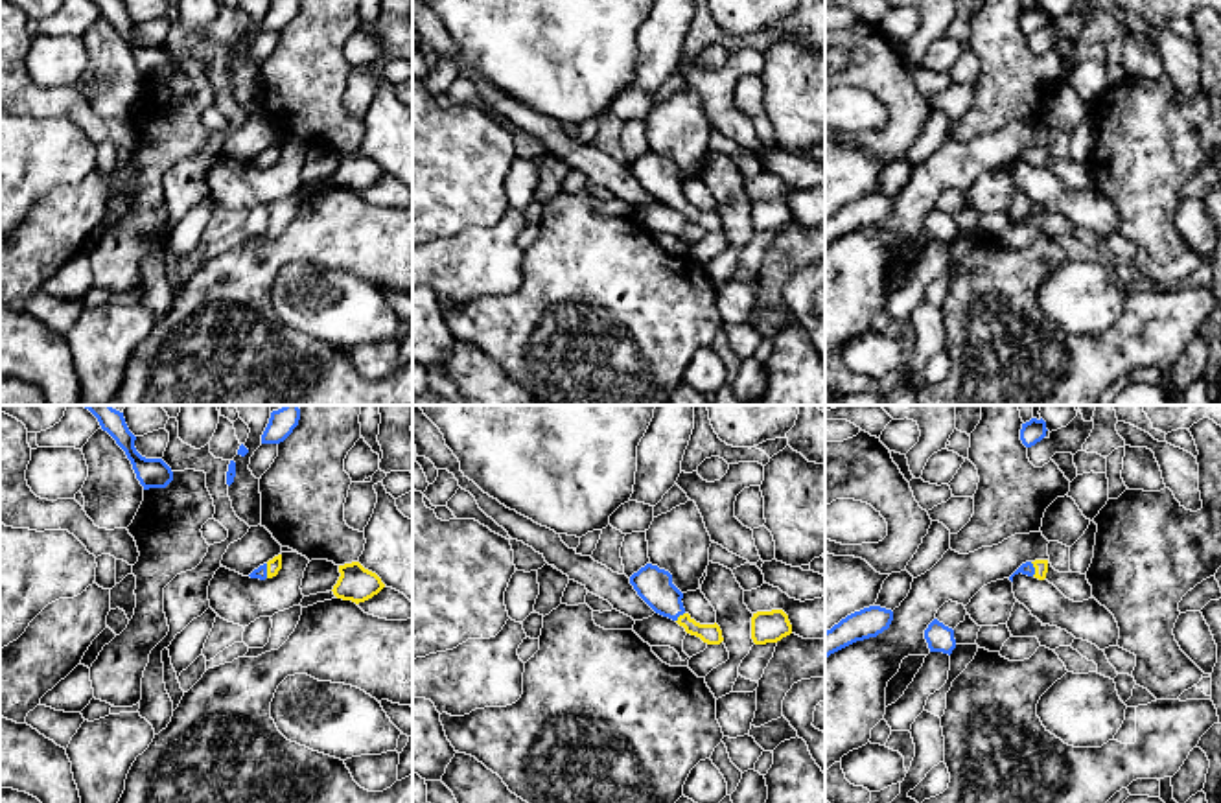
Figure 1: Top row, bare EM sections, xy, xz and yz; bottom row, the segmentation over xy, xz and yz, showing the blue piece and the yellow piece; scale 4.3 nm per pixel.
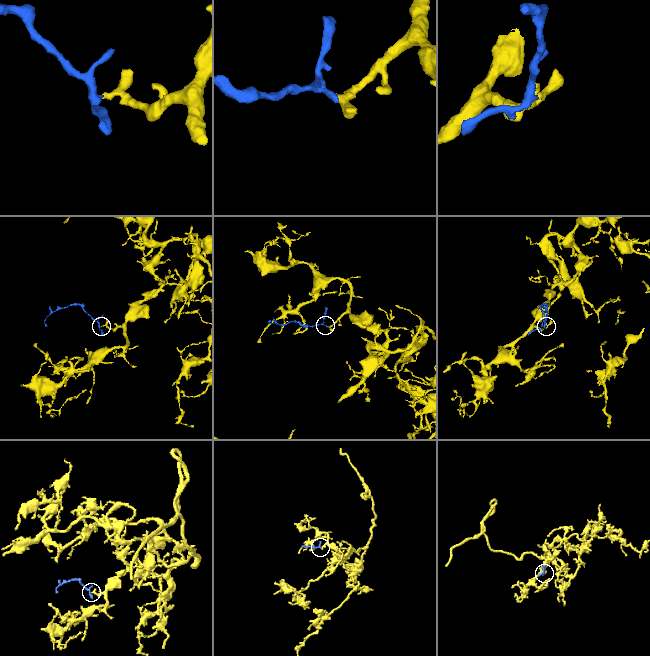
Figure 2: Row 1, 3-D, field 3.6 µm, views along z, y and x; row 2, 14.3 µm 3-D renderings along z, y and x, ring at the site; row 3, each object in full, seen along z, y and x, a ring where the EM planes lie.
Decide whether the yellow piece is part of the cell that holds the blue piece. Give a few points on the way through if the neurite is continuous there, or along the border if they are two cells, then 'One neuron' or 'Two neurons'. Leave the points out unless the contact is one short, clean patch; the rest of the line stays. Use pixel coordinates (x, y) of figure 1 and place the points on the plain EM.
Path across: yz (1026, 155), (1034, 157), (1041, 153). One neuron

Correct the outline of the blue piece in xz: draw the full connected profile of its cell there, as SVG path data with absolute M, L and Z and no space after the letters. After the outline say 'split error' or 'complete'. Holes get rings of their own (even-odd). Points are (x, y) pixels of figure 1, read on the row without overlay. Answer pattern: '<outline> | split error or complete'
M646 151L630 164L637 182L659 203L676 208L687 221L707 232L724 228L720 214L696 210L683 195L683 180L672 171L672 162L657 153Z | split error

